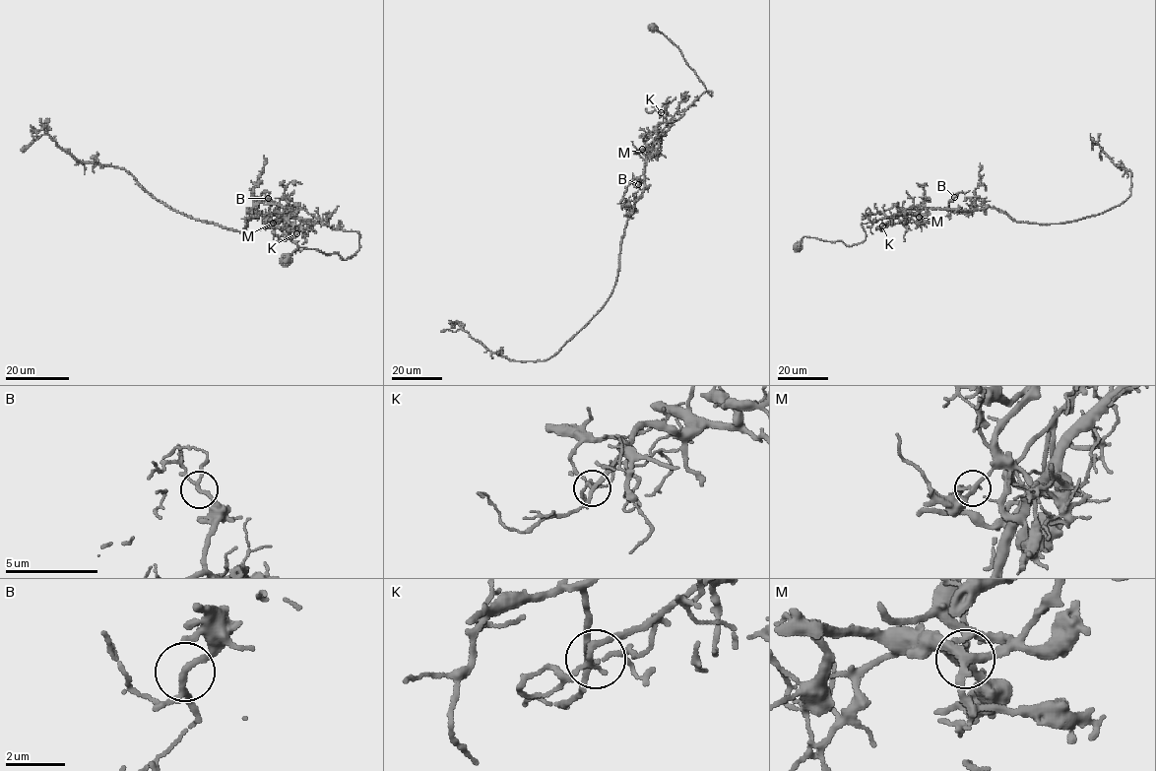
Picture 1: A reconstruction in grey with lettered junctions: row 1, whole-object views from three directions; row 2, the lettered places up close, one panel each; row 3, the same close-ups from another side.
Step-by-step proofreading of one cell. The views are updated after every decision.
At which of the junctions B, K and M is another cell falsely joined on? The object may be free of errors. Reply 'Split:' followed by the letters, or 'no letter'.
Split: K

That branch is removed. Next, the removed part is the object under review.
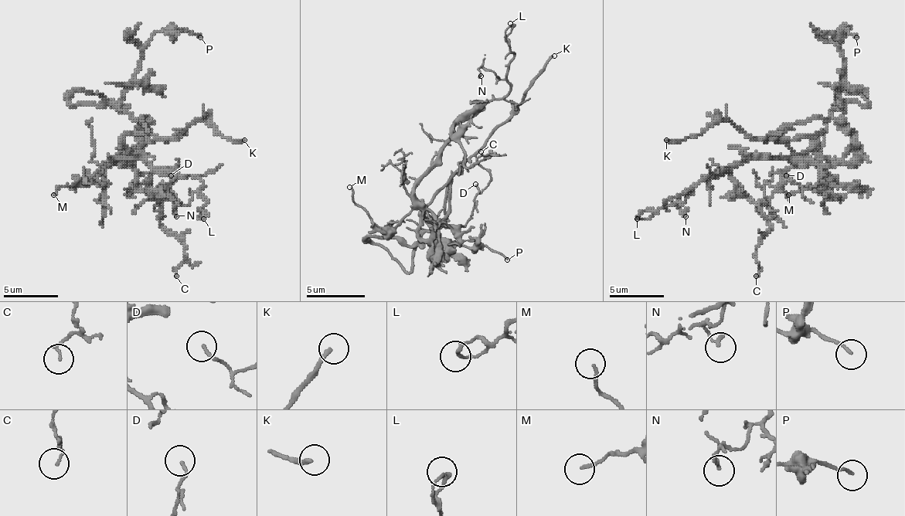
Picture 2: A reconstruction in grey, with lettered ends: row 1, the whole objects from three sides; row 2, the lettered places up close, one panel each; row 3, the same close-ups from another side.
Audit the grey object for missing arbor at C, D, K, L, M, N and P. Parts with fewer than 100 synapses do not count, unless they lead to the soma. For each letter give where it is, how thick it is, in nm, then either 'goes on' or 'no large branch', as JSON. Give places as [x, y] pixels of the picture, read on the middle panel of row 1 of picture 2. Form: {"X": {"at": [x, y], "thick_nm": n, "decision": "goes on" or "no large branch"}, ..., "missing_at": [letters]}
{"C": {"at": [481, 151], "thick_nm": 110, "decision": "no large branch"}, "D": {"at": [475, 184], "thick_nm": 140, "decision": "no large branch"}, "K": {"at": [554, 56], "thick_nm": 200, "decision": "goes on"}, "L": {"at": [510, 23], "thick_nm": 130, "decision": "no large branch"}, "M": {"at": [349, 187], "thick_nm": 140, "decision": "no large branch"}, "N": {"at": [481, 76], "thick_nm": 170, "decision": "no large branch"}, "P": {"at": [507, 259], "thick_nm": 140, "decision": "no large branch"}, "missing_at": ["K"]}

